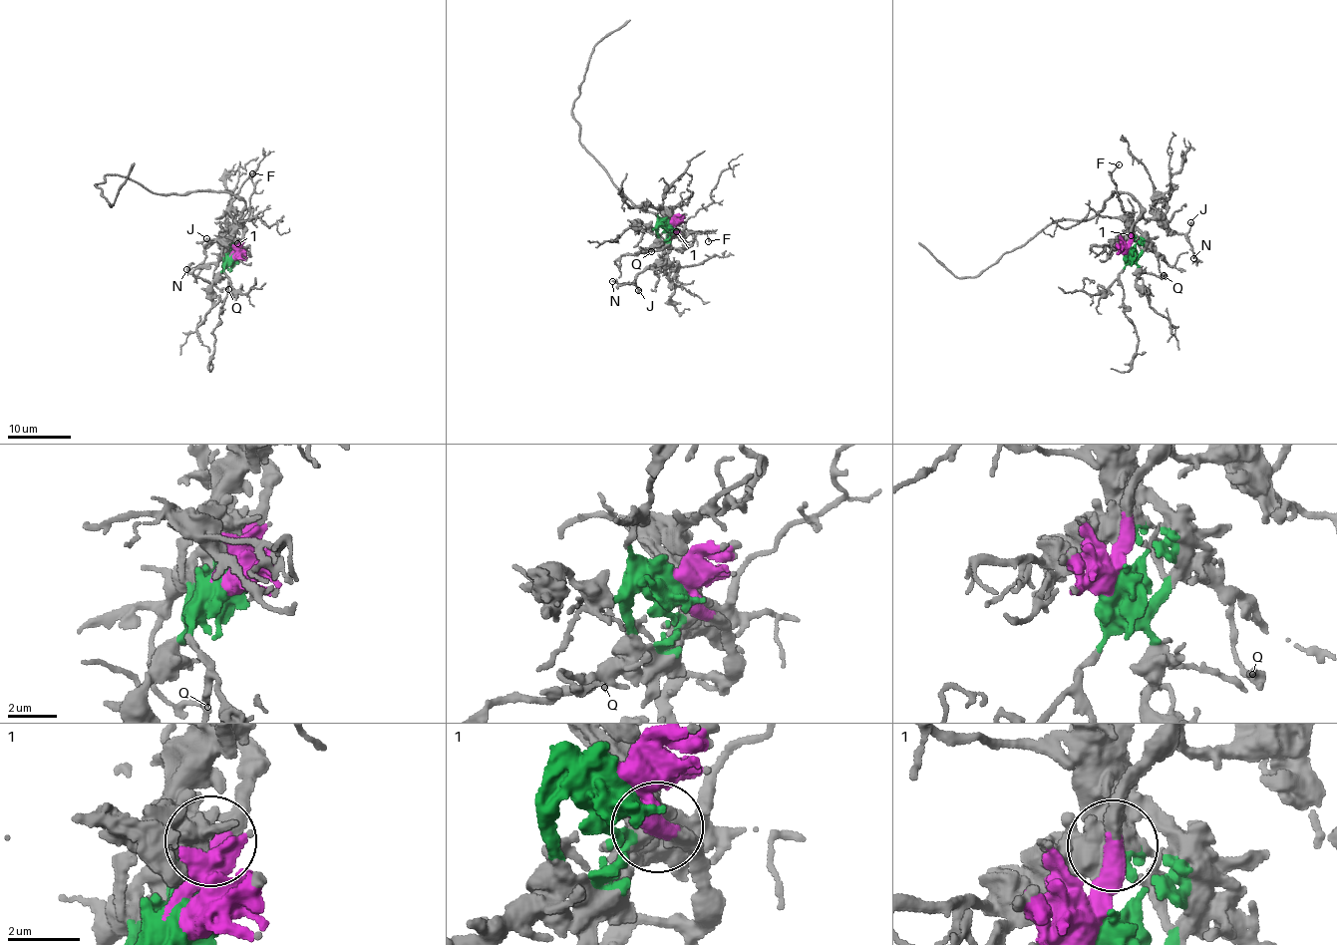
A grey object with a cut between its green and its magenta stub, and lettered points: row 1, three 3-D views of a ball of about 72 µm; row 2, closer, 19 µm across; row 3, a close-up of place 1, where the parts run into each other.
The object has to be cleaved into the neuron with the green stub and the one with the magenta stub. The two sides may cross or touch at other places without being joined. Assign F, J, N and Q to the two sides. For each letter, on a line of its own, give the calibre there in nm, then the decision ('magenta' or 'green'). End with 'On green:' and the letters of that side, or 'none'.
F: calibre 180 nm; green
J: calibre 240 nm; magenta
N: calibre 150 nm; magenta
Q: calibre 170 nm; green
On green: F, Q

